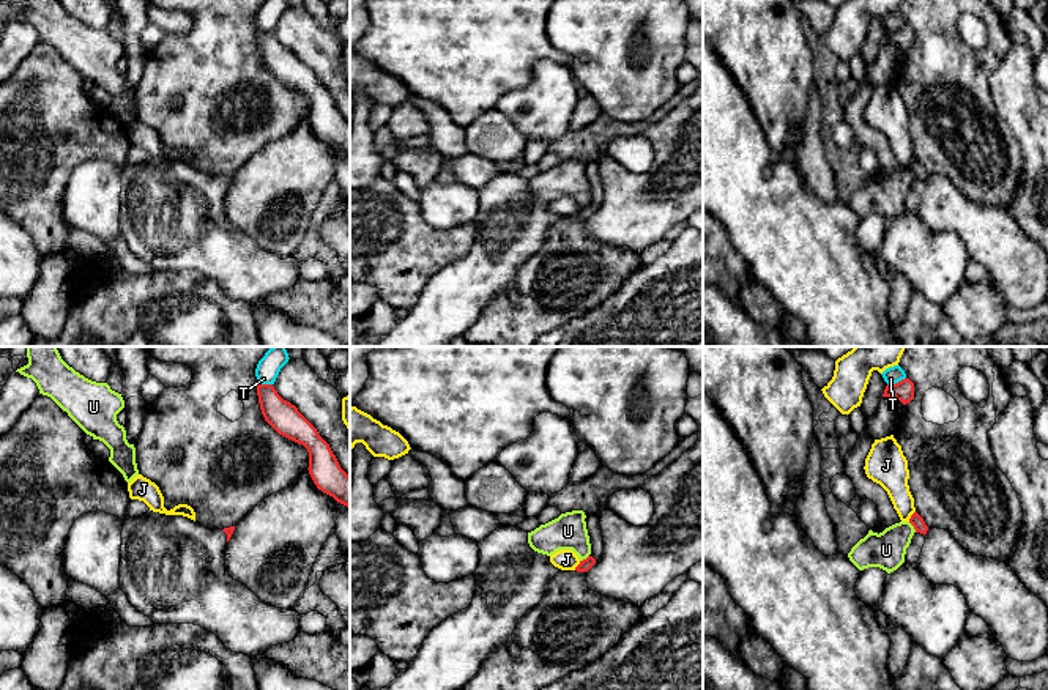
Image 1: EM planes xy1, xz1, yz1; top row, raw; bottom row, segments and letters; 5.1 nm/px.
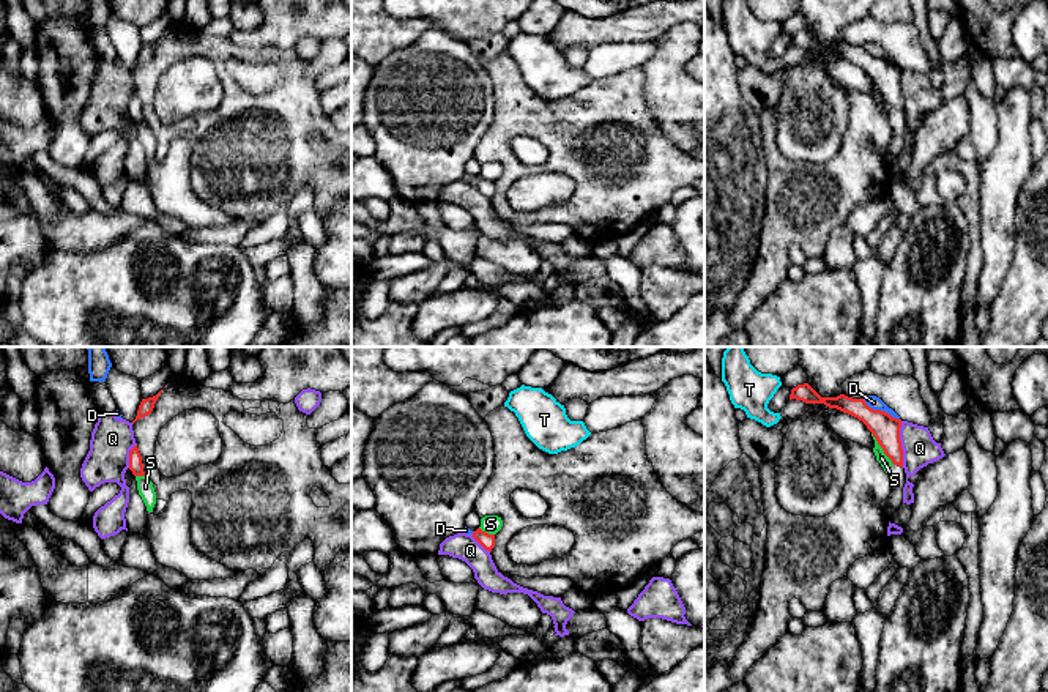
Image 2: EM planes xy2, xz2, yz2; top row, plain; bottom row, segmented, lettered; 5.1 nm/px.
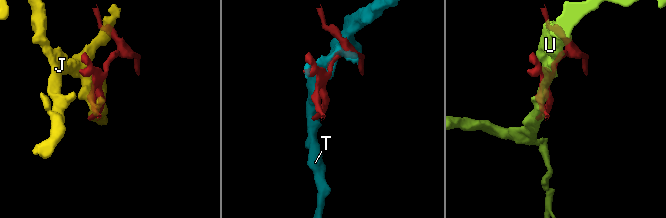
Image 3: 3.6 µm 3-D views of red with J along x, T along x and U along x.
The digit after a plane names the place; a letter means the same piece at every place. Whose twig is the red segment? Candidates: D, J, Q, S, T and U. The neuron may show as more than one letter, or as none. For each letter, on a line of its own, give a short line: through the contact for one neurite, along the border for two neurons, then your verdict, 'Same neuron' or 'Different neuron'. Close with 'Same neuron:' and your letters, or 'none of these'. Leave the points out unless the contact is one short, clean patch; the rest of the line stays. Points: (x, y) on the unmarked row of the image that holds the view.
D: Different neuron
J: Different neuron
Q: Line: yz2 (900, 68), (903, 114). Different neuron
S: Different neuron
T: Different neuron
U: Line: yz1 (908, 169), (916, 178). Different neuron
Same neuron: none of these

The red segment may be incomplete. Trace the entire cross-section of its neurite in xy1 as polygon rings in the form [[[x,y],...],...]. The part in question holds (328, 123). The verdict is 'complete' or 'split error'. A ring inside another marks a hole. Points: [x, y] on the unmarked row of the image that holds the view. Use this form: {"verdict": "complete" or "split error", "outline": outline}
{"verdict": "complete", "outline": [[[273,32],[257,33],[257,43],[265,68],[282,83],[303,91],[309,99],[309,121],[318,137],[350,154],[350,123],[340,115],[329,91],[317,76],[284,47]]]}

